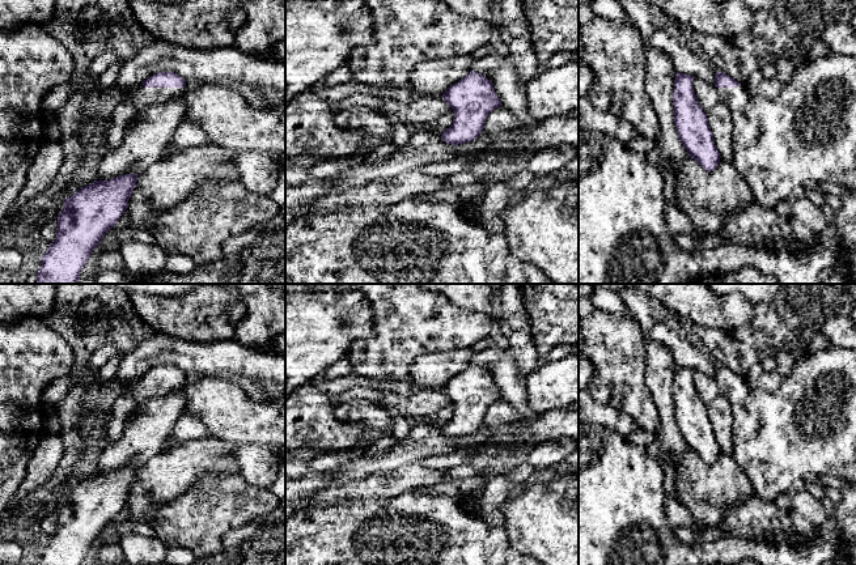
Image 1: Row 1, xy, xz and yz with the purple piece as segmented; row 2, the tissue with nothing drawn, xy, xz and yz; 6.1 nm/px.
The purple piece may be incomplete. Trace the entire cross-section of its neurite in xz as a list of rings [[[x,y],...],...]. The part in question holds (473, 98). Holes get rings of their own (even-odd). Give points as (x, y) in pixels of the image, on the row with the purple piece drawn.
[[[475,71],[453,84],[442,98],[454,112],[453,124],[441,133],[442,140],[452,145],[475,140],[490,112],[501,106],[492,81]]]

